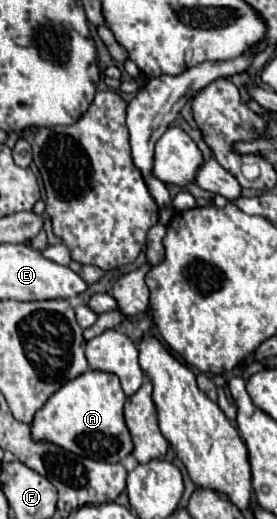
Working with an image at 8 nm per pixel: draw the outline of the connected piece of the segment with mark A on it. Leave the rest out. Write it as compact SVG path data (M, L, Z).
M88 370L78 378L66 382L58 392L54 392L42 410L34 416L32 436L34 440L46 438L64 450L70 450L78 456L100 460L100 462L120 462L132 454L134 442L124 424L124 392L120 380L114 374Z

